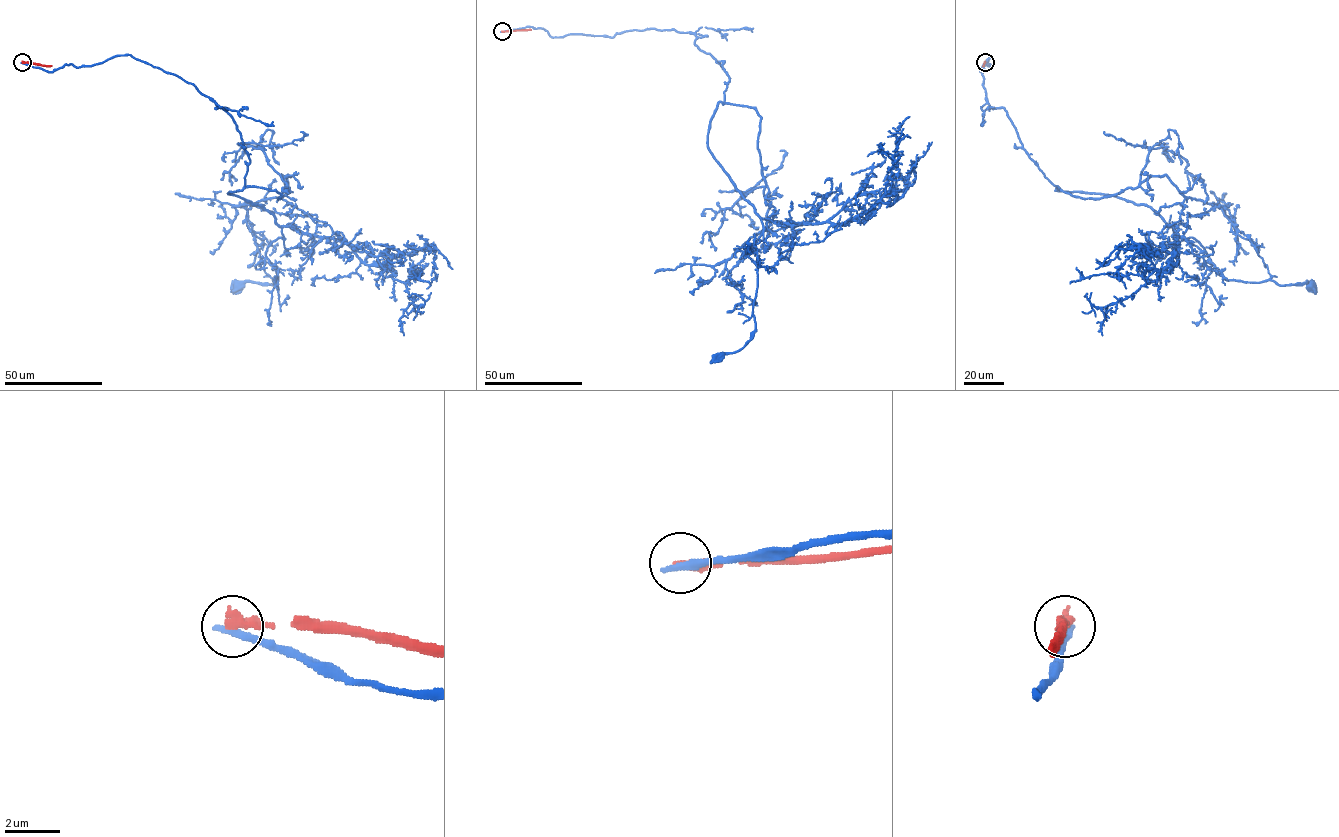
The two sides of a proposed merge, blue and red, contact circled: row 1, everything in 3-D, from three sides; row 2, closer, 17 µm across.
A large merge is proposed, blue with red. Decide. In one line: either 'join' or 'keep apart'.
keep apart

